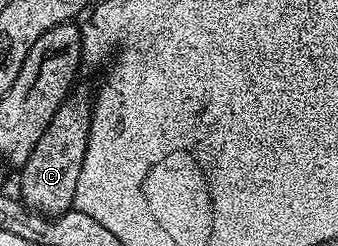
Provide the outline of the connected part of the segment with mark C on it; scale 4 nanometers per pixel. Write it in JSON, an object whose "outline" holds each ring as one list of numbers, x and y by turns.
{"outline":[[76,90,68,95,67,100,53,113,53,121,49,121,49,129,37,141,33,153,29,153,29,161,21,169,23,175,19,179,19,191,24,203,32,211,52,217,72,210,77,193,77,177,81,177,81,165,85,161,85,149,89,145,91,132,92,100,87,99,83,91]]}

